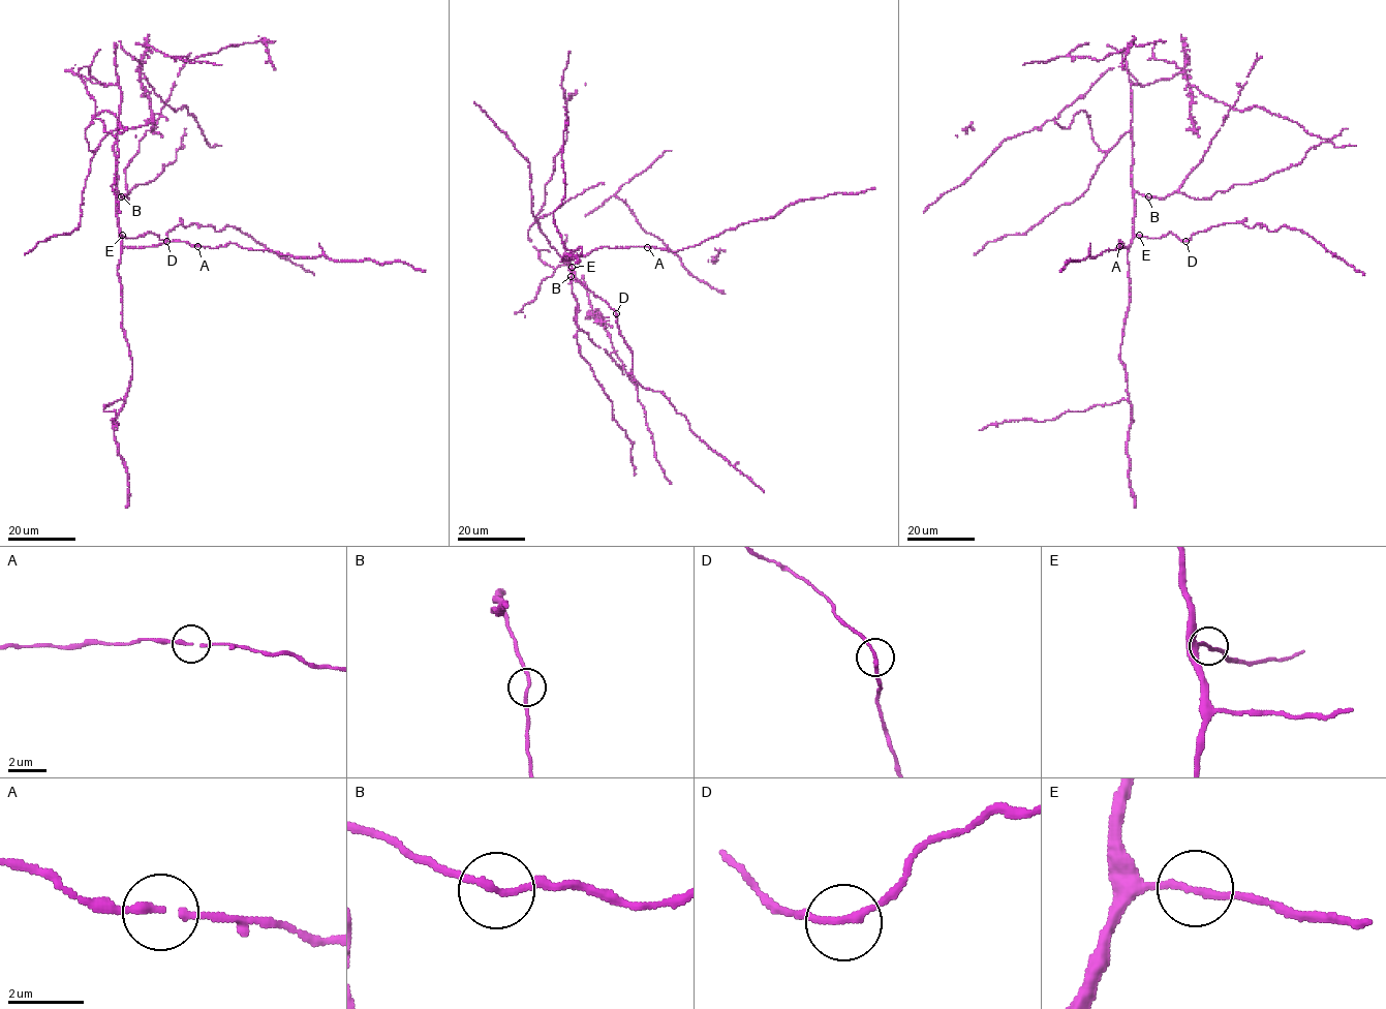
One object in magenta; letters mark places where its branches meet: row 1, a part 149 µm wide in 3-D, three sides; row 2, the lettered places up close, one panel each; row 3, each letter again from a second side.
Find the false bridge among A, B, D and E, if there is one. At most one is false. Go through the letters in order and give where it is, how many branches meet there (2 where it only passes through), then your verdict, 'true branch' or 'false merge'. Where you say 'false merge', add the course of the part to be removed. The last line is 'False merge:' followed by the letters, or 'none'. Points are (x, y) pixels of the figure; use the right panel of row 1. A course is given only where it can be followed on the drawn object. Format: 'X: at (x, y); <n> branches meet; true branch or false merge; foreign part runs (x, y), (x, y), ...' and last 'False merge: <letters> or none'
A: at (1119, 246); 2 branches meet; true branch
B: at (1148, 196); 2 branches meet; true branch
D: at (1186, 241); 2 branches meet; true branch
E: at (1139, 235); 2 branches meet; true branch
False merge: none

